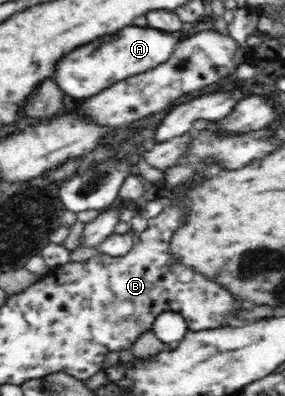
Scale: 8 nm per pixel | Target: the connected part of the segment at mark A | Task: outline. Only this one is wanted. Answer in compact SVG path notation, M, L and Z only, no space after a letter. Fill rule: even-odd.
M126 26L117 34L102 36L97 41L81 45L81 48L69 52L57 64L55 82L64 94L79 99L89 98L113 86L119 80L151 71L152 68L167 62L183 37L185 37L183 34L165 32L148 26Z

